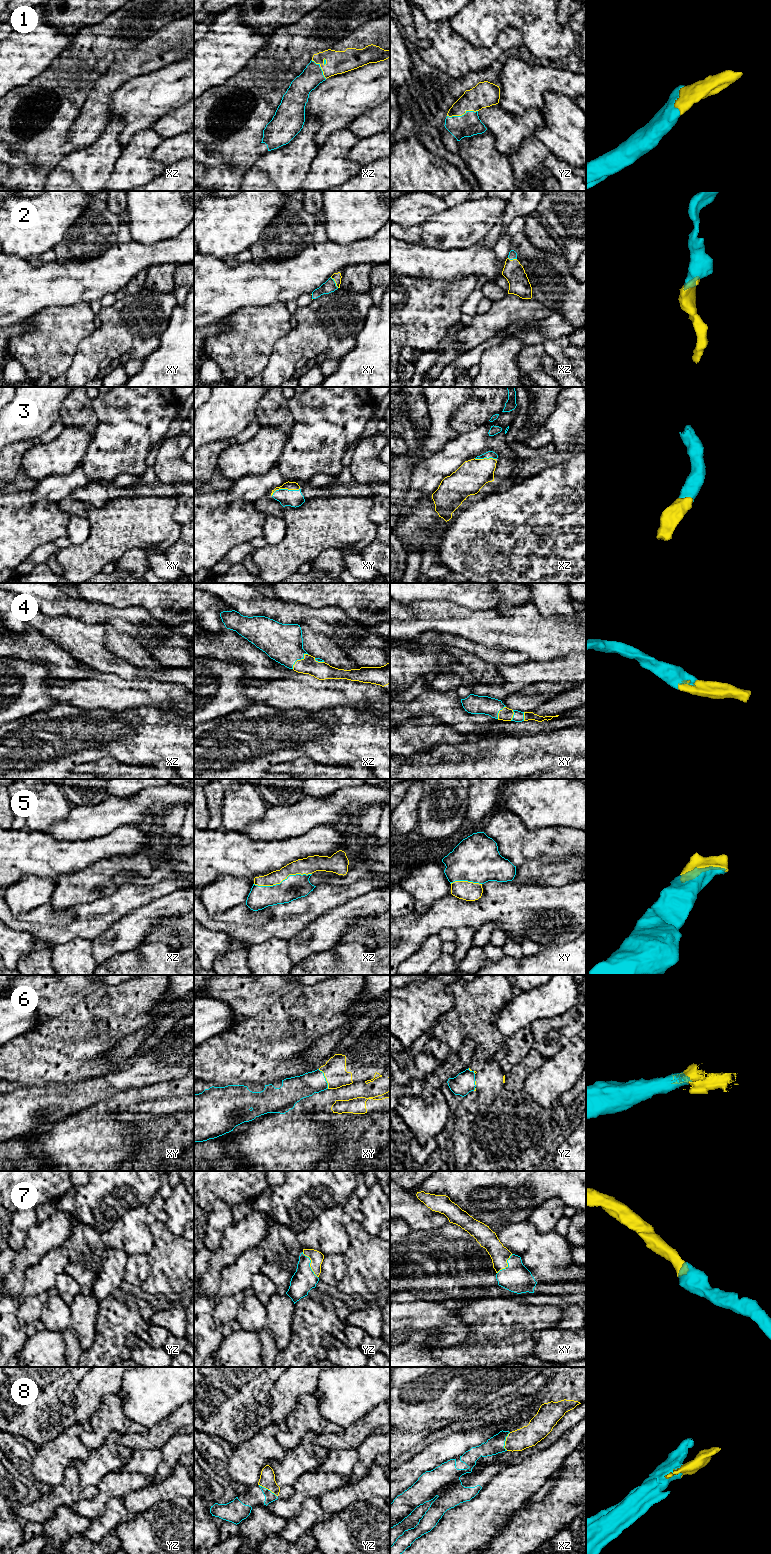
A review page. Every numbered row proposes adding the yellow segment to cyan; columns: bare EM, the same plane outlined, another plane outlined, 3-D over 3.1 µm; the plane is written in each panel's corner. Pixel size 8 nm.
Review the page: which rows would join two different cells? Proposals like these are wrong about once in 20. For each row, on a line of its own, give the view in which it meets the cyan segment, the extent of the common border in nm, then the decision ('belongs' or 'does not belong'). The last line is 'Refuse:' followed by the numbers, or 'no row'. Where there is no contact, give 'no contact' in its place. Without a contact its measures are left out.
1: contact in yz; length 260 nm; belongs
2: contact in xy; length 110 nm; belongs
3: contact in xy; length 240 nm; belongs
4: contact in xz; length 180 nm; belongs
5: contact in xz; length 480 nm; belongs
6: contact in xy; length 180 nm; belongs
7: contact in yz; length 240 nm; belongs
8: contact in xz; length 160 nm; belongs
Refuse: no row

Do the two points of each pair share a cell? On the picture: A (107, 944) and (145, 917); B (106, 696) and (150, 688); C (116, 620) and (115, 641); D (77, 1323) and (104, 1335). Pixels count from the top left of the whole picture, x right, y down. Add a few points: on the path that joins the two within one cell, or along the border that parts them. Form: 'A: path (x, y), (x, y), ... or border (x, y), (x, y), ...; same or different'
A: path (116, 939), (136, 926); same
B: path (117, 694), (139, 692); same
C: border (103, 624), (110, 623), (136, 641); different
D: border (99, 1308), (96, 1314), (95, 1341), (83, 1351); different

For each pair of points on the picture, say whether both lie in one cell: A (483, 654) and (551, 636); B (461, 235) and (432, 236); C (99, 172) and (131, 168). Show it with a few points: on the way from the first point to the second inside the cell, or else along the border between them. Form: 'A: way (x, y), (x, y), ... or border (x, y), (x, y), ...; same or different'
A: border (481, 644), (487, 647), (517, 650), (527, 655); different
B: way (454, 235), (439, 235); same
C: border (122, 148), (122, 153), (107, 180); different

